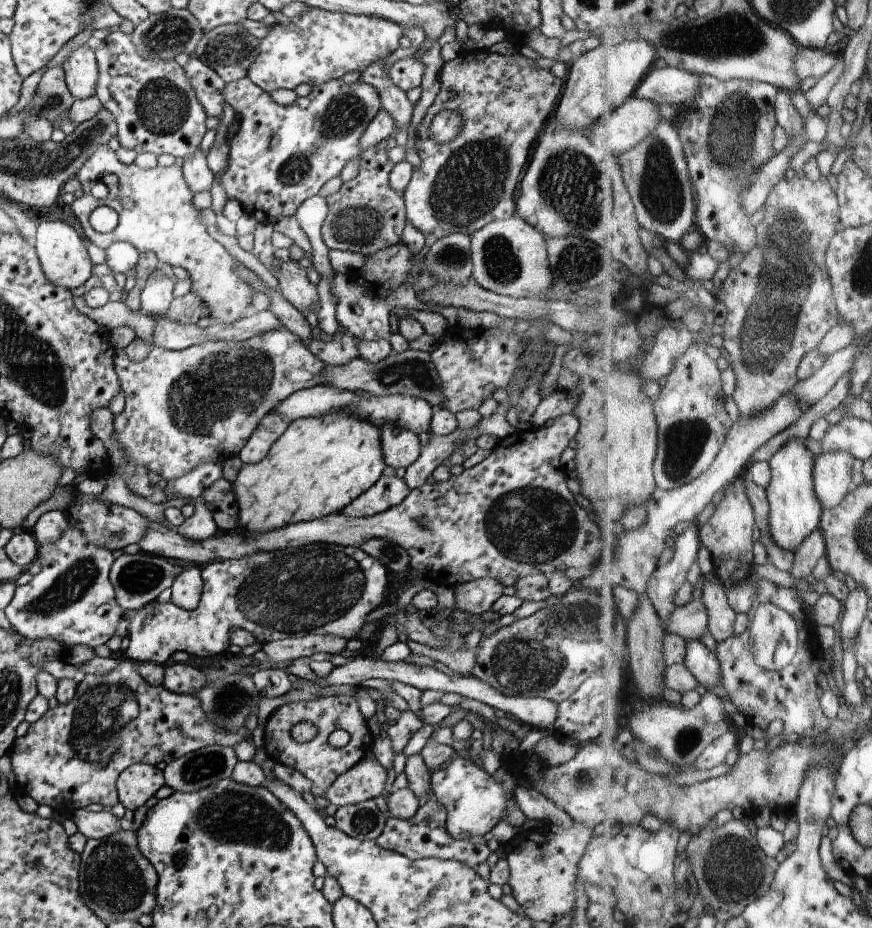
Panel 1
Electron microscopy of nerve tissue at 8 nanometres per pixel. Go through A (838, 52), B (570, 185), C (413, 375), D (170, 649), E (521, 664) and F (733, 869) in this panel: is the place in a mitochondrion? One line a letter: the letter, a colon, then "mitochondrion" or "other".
A: other
B: mitochondrion
C: mitochondrion
D: other
E: mitochondrion
F: mitochondrion

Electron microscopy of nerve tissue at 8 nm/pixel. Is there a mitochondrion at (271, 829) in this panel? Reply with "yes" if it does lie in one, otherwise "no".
yes

